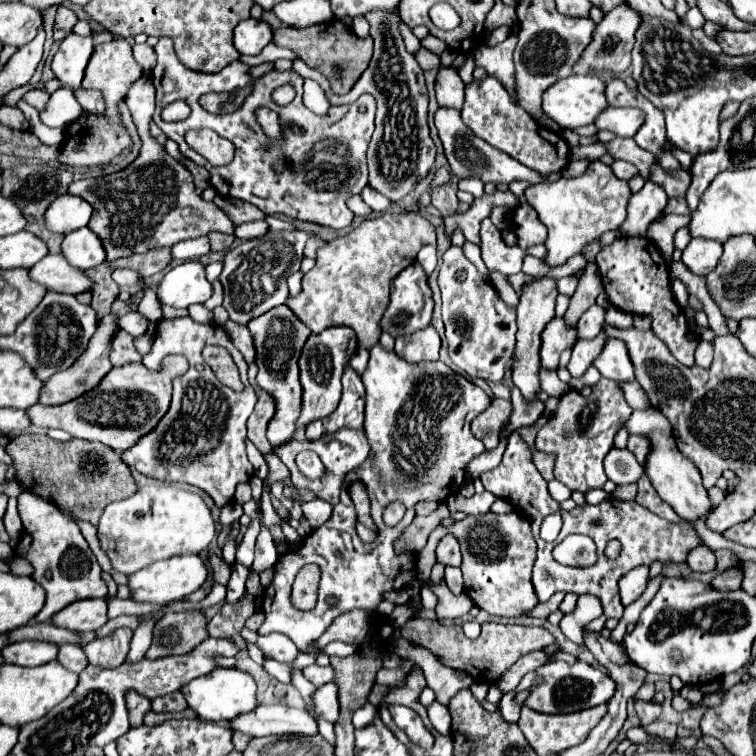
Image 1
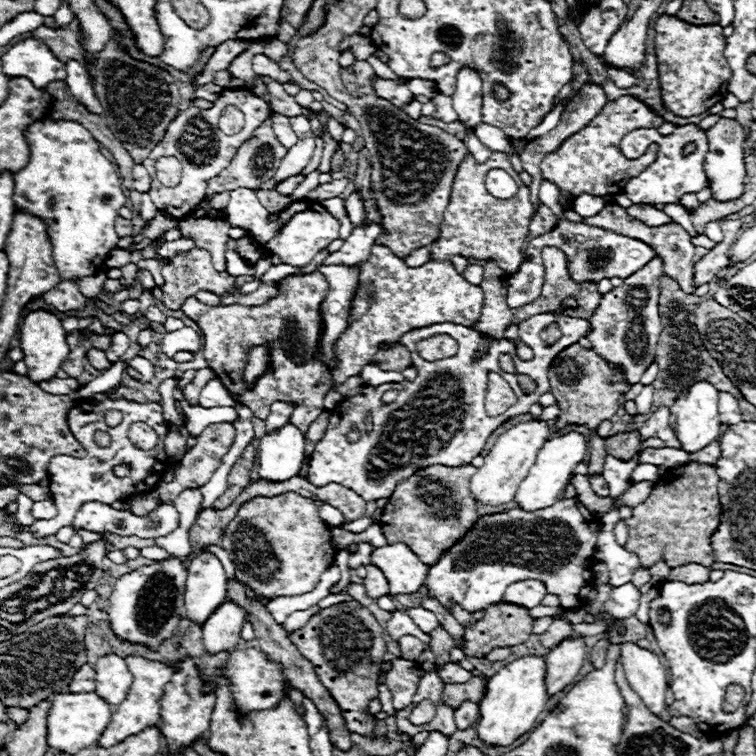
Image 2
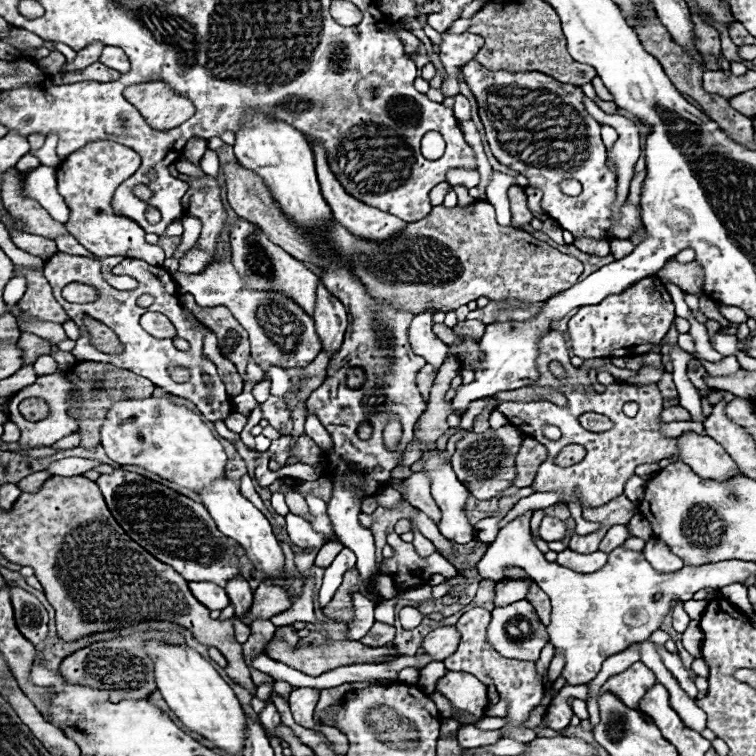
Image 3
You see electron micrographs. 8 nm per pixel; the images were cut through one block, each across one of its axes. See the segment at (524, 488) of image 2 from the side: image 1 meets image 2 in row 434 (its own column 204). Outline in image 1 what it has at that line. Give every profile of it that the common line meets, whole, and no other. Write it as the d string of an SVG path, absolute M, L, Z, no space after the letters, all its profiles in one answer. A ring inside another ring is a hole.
M186 554L186 556L172 556L168 560L158 560L150 564L148 568L142 568L140 572L130 574L130 590L134 594L134 600L142 602L158 602L158 604L168 604L178 598L184 598L198 590L206 580L208 580L208 564L202 558L202 554Z

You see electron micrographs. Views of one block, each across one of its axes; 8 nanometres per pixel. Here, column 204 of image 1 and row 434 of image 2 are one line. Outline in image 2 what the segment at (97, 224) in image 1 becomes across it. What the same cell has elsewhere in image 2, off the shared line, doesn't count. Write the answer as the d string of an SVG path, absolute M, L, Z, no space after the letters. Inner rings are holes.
M228 422L206 426L204 432L196 438L196 446L188 454L184 454L184 458L180 460L180 468L176 468L176 480L172 480L172 484L158 482L152 488L152 496L160 496L160 500L168 500L170 502L186 488L200 488L200 486L204 486L210 480L210 476L218 470L218 466L222 464L220 460L230 450L230 446L234 444L234 436L236 436L236 430Z

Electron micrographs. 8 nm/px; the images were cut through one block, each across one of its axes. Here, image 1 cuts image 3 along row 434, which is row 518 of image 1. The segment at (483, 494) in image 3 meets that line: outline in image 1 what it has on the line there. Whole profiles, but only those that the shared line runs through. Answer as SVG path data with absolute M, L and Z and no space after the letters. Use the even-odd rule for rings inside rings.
M516 514L466 516L460 522L448 526L448 534L456 536L462 550L462 574L464 592L472 602L492 616L518 618L530 612L538 600L532 588L532 566L536 560L536 542L532 538L530 522Z

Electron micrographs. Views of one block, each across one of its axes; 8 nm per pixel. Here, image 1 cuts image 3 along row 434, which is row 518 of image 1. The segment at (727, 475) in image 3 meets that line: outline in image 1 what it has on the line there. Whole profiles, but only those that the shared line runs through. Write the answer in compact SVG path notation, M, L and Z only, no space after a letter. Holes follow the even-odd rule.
M656 408L634 410L630 420L626 422L626 430L628 430L628 434L646 434L652 440L652 452L646 462L646 474L650 476L656 492L664 498L664 502L670 504L672 510L682 520L696 522L698 518L708 518L708 512L712 512L714 504L708 498L708 490L704 488L696 466L684 454L678 452L676 440L672 436L672 428L670 428L668 420L664 418L664 414L658 412Z

